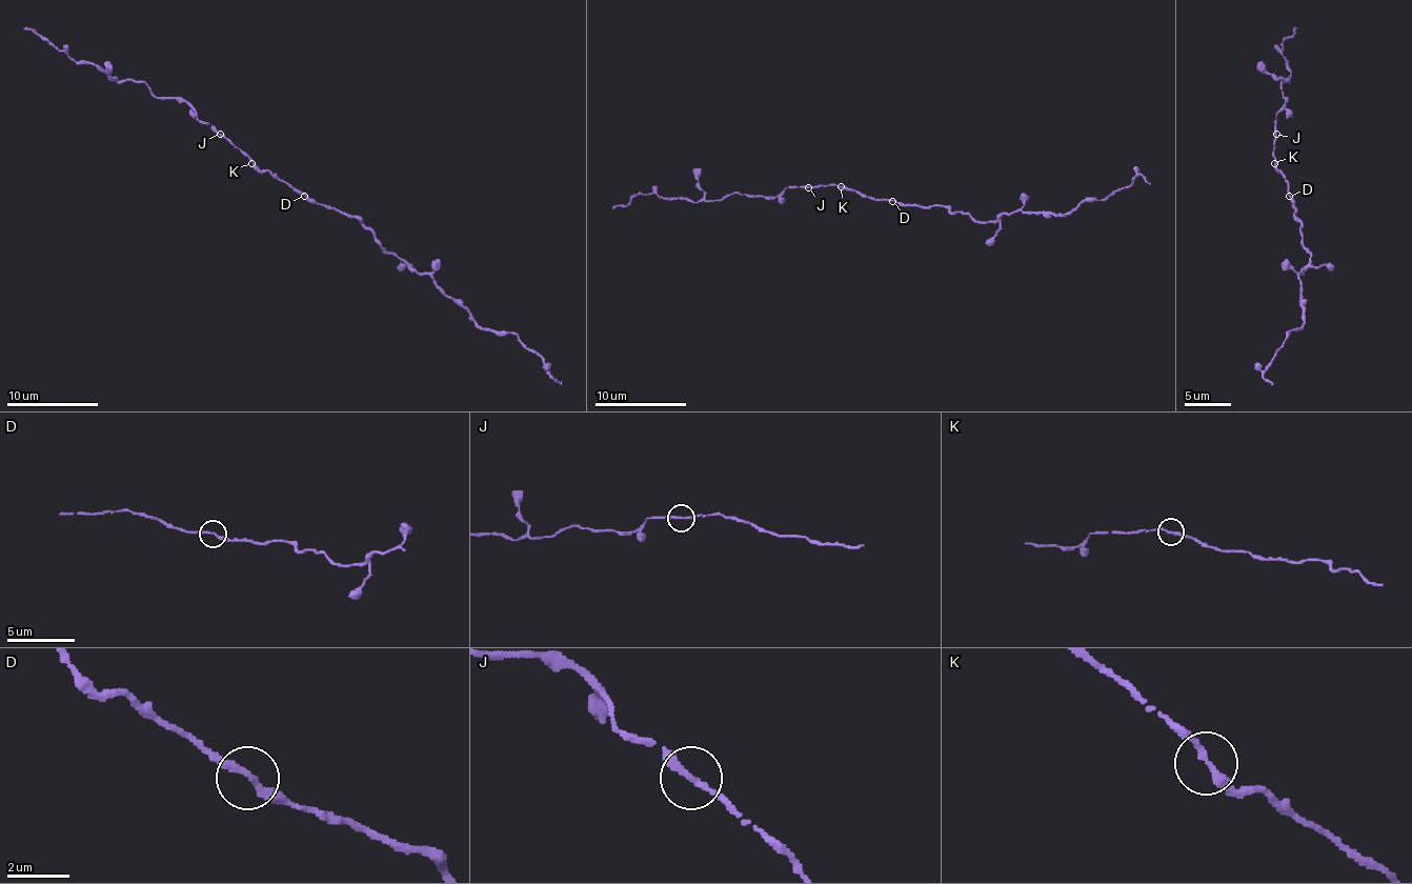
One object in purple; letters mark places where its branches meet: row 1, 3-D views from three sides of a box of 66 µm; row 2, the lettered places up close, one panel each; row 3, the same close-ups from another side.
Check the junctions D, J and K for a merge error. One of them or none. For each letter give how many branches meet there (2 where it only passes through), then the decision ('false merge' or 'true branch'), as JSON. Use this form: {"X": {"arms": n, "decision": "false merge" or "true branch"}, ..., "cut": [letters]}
{"D": {"arms": 2, "decision": "true branch"}, "J": {"arms": 2, "decision": "true branch"}, "K": {"arms": 2, "decision": "true branch"}, "cut": []}

